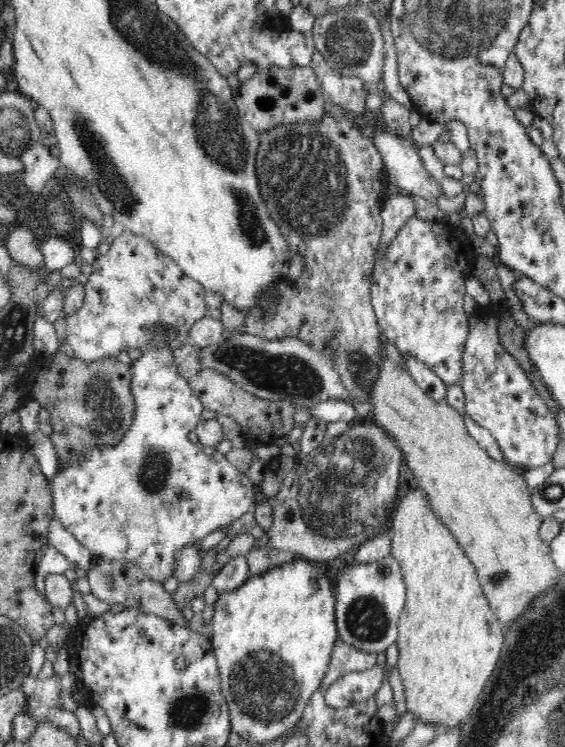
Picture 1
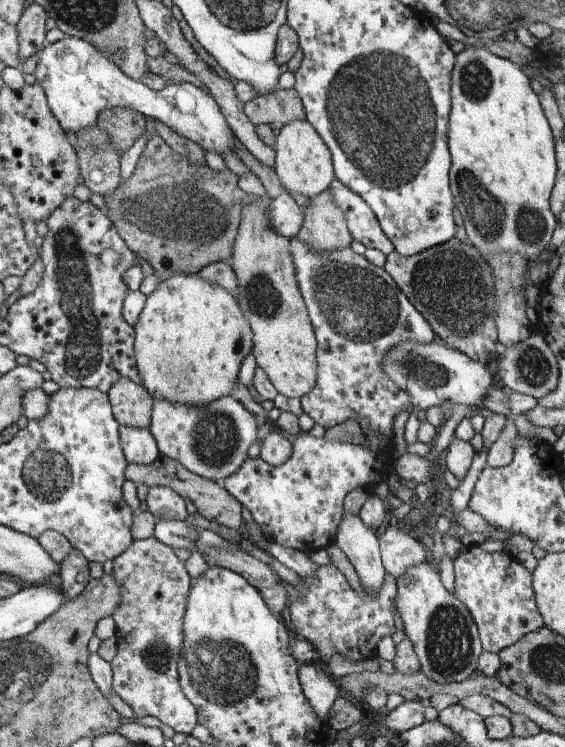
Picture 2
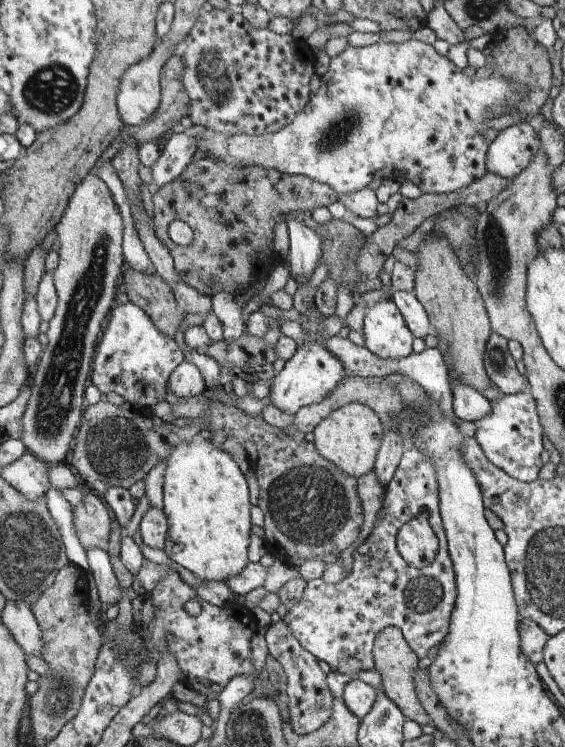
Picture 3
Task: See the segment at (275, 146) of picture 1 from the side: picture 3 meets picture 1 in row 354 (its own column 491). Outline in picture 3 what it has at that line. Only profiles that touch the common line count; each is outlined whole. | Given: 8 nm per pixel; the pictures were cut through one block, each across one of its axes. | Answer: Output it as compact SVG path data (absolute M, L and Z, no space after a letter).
M492 333L483 361L493 384L506 395L515 395L528 391L529 382L527 377L518 371L515 357L511 355L507 342L507 338Z

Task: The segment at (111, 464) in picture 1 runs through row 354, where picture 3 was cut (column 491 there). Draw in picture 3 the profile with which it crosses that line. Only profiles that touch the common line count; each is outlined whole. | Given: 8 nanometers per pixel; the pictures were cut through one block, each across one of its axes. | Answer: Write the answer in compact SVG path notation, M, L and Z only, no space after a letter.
M523 121L498 131L487 150L487 172L514 179L542 149L536 125Z

